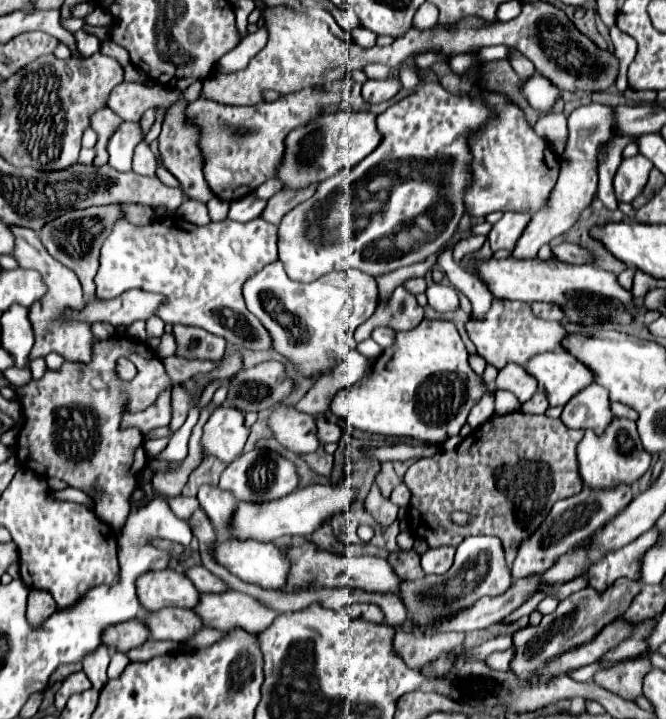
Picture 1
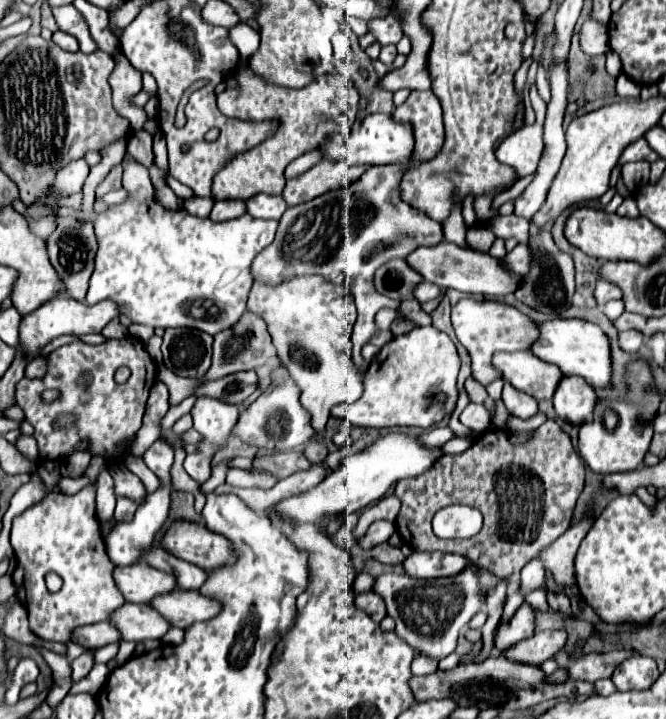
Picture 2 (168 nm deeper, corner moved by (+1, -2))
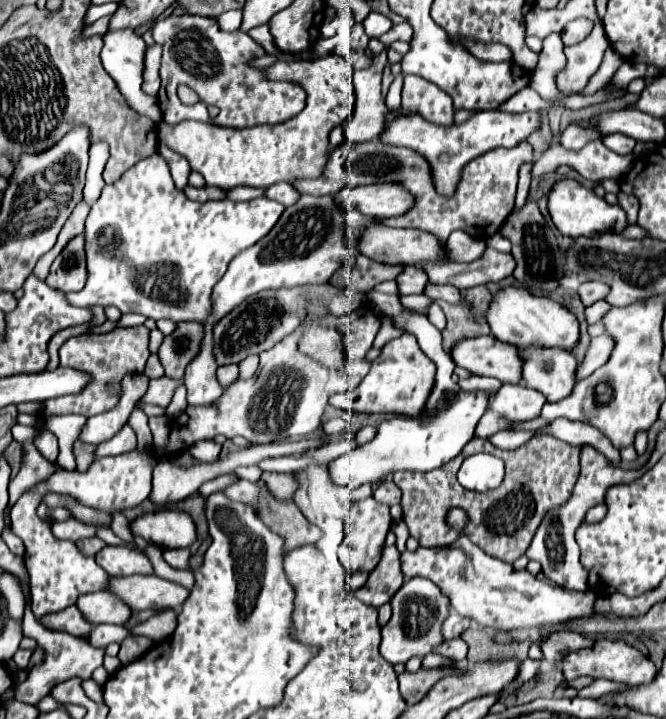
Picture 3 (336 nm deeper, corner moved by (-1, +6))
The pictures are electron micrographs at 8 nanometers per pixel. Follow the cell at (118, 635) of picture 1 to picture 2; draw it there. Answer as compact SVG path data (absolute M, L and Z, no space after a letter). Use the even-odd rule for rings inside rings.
M109 621L97 625L83 625L81 629L77 629L77 633L73 633L73 643L79 643L85 649L99 649L117 639L121 639L121 635Z

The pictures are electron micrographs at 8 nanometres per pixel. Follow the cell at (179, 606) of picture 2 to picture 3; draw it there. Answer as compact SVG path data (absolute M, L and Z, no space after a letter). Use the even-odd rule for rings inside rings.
M135 575L135 577L111 577L115 581L115 589L111 593L119 593L127 605L135 611L143 609L179 609L189 599L189 589L177 585L173 581L161 579L157 575Z

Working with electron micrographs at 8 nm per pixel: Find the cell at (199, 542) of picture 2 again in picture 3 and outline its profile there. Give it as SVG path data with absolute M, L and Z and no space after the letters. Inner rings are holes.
M161 509L147 513L131 523L131 531L161 549L191 547L199 539L195 521L181 509Z

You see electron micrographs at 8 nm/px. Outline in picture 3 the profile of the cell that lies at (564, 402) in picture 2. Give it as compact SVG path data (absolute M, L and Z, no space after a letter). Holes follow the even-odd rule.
M523 349L519 353L525 361L523 365L525 387L541 391L549 403L561 401L573 393L577 385L577 361L573 353L563 351L563 349Z

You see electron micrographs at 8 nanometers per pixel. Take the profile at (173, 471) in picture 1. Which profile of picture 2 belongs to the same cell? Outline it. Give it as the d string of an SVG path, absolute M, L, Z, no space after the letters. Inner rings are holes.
M125 497L117 499L117 509L114 511L117 522L130 521L135 511L137 511L137 503L133 503L131 499L125 499Z

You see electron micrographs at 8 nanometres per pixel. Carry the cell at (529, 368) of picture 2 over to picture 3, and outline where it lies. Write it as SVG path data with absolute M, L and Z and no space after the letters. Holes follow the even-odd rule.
M491 335L459 341L451 355L459 367L475 375L497 377L503 383L515 385L523 381L523 357L519 357L519 349L511 343L491 339Z

